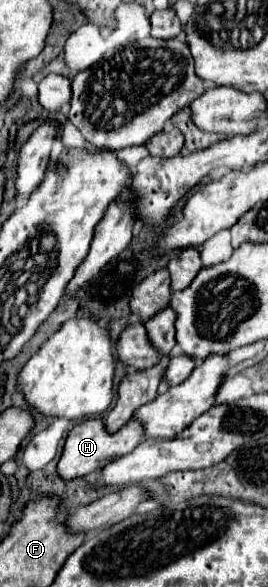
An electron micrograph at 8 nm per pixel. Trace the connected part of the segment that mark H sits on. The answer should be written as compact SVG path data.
M97 418L83 420L83 422L75 424L67 436L67 442L65 442L63 454L59 458L59 466L57 466L59 476L65 480L71 480L71 478L87 476L95 470L101 470L109 462L109 458L121 458L123 454L129 454L131 450L135 450L135 446L139 442L143 442L143 438L145 438L143 436L143 424L135 418L131 422L127 422L117 432L107 432L103 420L97 420Z

